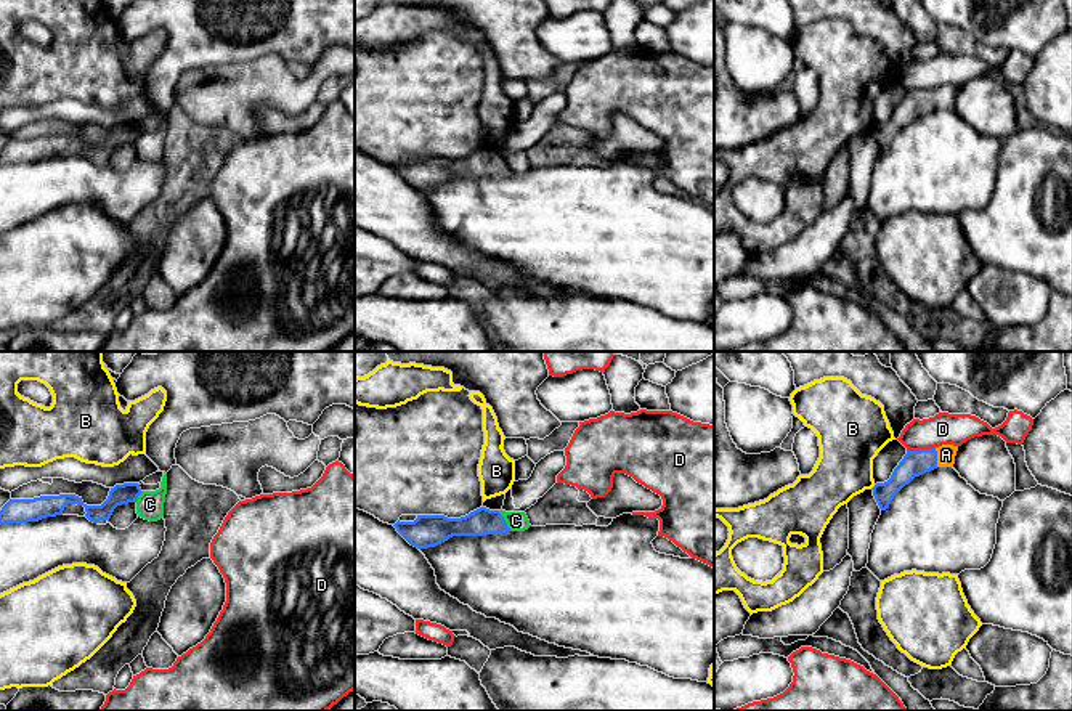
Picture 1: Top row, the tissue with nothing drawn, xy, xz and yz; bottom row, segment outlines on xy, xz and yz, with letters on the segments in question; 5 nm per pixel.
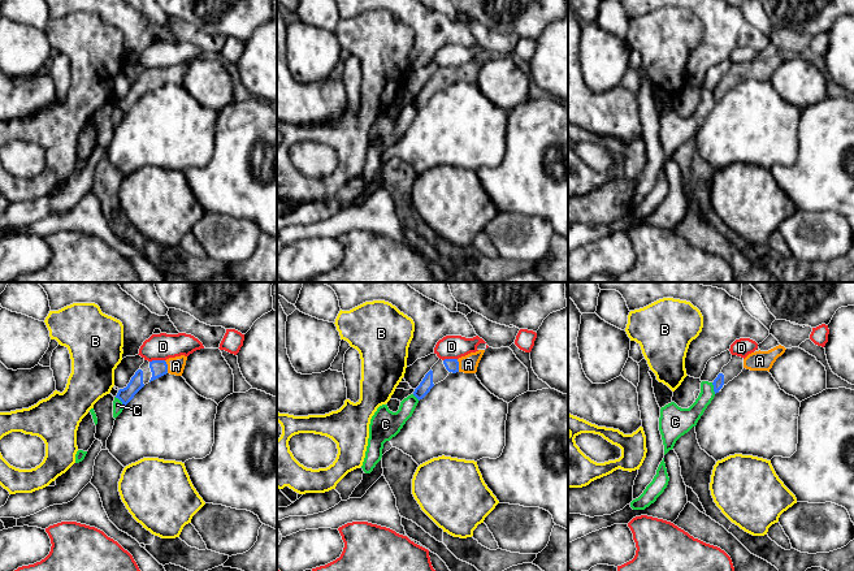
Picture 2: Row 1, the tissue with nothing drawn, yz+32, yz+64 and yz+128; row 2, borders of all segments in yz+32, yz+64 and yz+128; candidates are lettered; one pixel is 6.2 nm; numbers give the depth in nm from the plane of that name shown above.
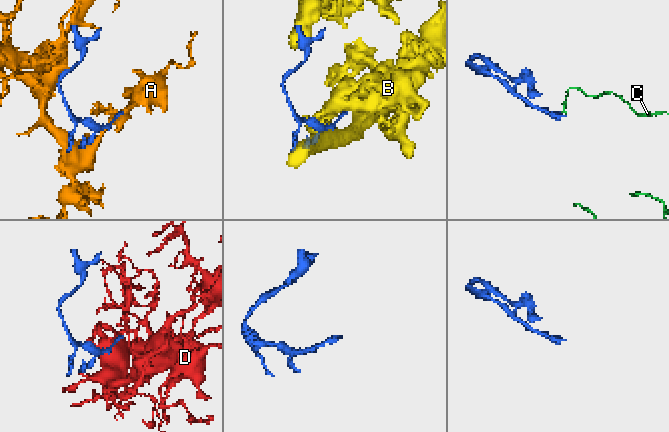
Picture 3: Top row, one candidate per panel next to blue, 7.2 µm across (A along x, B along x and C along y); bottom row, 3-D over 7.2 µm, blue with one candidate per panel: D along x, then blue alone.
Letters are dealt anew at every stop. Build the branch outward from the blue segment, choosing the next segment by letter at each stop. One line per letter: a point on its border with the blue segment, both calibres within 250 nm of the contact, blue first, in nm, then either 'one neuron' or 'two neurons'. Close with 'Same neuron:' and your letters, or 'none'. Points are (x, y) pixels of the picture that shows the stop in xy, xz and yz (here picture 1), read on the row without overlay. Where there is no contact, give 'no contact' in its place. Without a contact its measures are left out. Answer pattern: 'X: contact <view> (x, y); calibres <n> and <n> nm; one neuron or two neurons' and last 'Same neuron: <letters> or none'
A: contact yz (936, 98); calibres 130 and 100 nm; one neuron
B: contact yz (873, 127); calibres 130 and 280 nm; two neurons
C: contact xz (504, 161); calibres 140 and 100 nm; two neurons
D: contact yz (920, 90); calibres 130 and 160 nm; two neurons
Same neuron: A

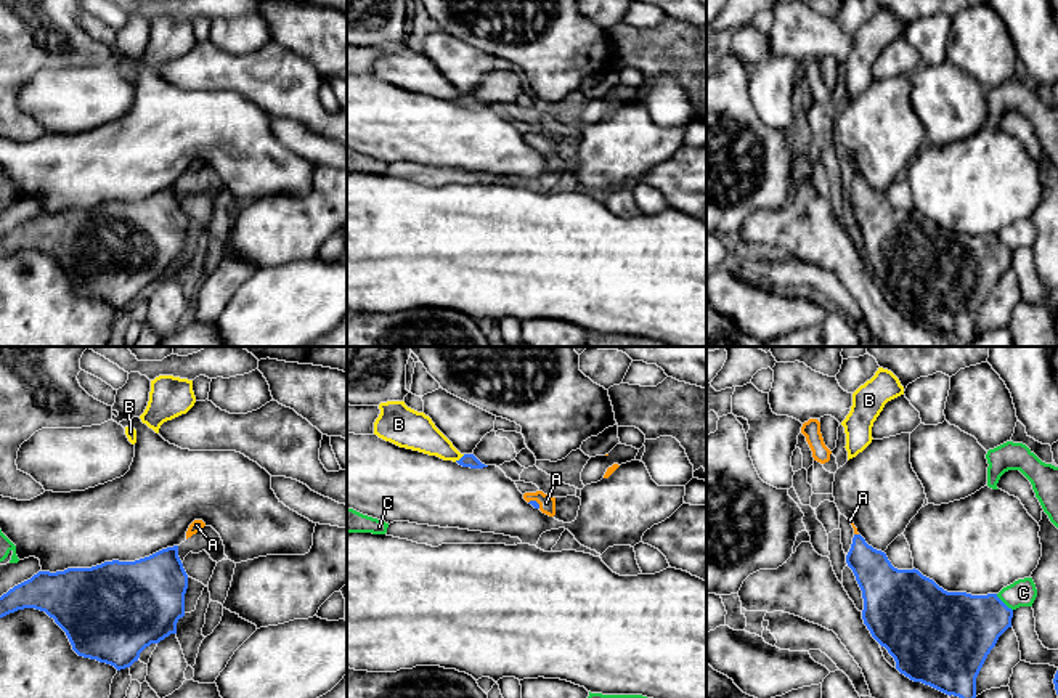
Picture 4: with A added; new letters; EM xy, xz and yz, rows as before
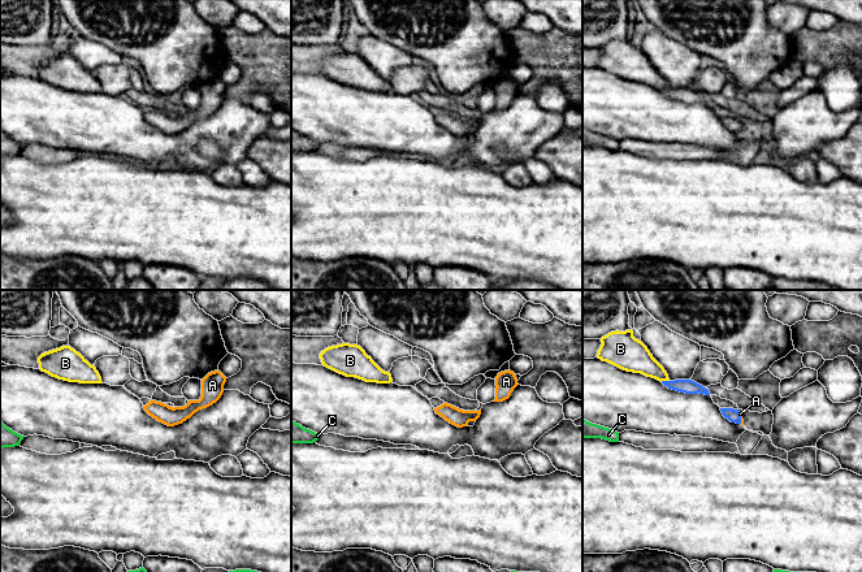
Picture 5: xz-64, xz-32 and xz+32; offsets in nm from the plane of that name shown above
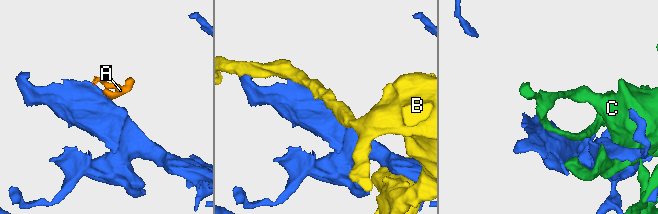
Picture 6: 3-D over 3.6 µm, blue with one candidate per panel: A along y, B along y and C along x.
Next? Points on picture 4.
A: contact xz (535, 142); calibres 40 and 80 nm; one neuron
B: contact xz (461, 98); calibres 70 and 180 nm; two neurons
C: contact yz (1002, 243); calibres 360 and 140 nm; two neurons
Same neuron: A

